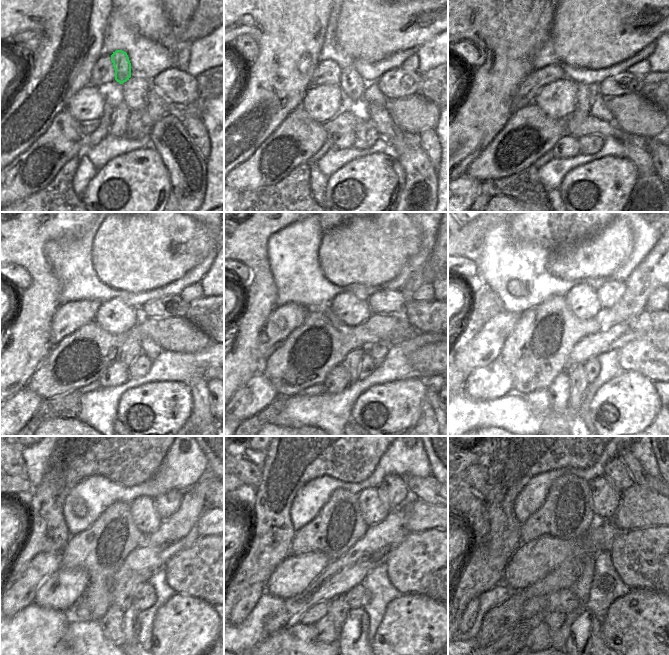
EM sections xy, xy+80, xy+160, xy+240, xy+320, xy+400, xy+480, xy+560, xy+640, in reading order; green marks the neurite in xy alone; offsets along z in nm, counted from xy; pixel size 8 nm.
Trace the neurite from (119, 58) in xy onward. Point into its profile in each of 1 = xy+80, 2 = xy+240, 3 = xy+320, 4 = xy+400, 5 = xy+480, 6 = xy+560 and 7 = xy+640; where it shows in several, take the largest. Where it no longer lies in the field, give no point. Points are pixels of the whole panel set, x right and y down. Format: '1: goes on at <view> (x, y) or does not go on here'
1: goes on at xy+80 (352, 85)
2: goes on at xy+240 (131, 349)
3: goes on at xy+320 (351, 363)
4: goes on at xy+400 (578, 384)
5: goes on at xy+480 (129, 624)
6: goes on at xy+560 (351, 639)
7: goes on at xy+640 (588, 639)

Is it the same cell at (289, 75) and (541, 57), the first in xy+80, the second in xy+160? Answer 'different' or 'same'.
different

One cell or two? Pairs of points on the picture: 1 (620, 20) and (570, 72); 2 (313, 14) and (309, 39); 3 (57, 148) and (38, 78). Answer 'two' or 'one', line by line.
1: two
2: one
3: two

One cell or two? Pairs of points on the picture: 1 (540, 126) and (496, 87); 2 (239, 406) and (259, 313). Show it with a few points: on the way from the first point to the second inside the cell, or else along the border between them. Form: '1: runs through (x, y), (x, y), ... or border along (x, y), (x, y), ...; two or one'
1: border along (513, 112), (500, 132); two
2: border along (260, 371), (254, 374), (234, 394); two

